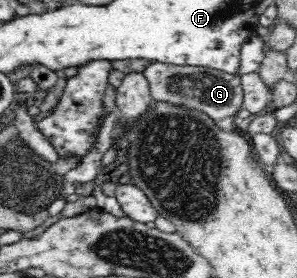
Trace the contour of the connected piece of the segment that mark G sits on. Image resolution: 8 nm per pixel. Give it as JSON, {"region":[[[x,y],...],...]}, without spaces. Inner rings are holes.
{"region":[[[157,61],[151,63],[142,72],[150,84],[150,93],[157,102],[170,102],[171,104],[181,104],[187,108],[196,108],[206,112],[213,120],[223,120],[226,116],[234,116],[241,110],[244,101],[244,90],[240,76],[229,74],[223,71],[214,71],[207,67],[184,67],[174,64],[163,64]]]}

